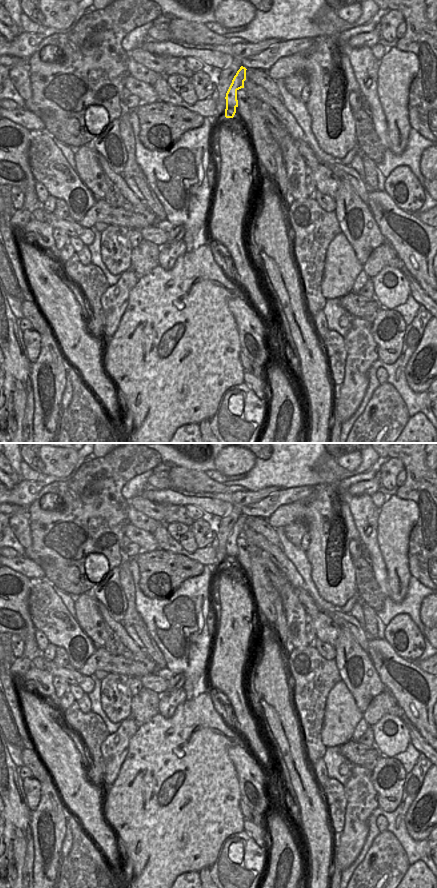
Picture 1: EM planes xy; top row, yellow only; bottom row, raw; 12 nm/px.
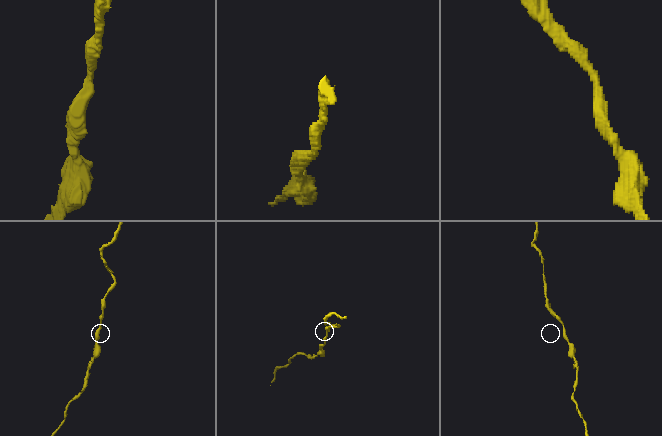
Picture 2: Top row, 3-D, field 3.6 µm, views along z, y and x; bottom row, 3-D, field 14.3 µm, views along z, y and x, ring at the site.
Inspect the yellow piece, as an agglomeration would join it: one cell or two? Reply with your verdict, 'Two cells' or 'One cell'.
One cell

